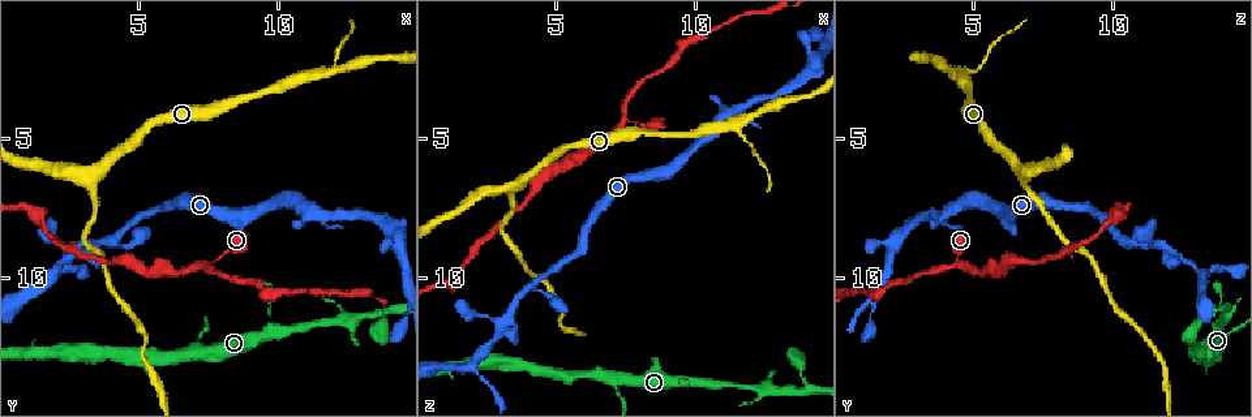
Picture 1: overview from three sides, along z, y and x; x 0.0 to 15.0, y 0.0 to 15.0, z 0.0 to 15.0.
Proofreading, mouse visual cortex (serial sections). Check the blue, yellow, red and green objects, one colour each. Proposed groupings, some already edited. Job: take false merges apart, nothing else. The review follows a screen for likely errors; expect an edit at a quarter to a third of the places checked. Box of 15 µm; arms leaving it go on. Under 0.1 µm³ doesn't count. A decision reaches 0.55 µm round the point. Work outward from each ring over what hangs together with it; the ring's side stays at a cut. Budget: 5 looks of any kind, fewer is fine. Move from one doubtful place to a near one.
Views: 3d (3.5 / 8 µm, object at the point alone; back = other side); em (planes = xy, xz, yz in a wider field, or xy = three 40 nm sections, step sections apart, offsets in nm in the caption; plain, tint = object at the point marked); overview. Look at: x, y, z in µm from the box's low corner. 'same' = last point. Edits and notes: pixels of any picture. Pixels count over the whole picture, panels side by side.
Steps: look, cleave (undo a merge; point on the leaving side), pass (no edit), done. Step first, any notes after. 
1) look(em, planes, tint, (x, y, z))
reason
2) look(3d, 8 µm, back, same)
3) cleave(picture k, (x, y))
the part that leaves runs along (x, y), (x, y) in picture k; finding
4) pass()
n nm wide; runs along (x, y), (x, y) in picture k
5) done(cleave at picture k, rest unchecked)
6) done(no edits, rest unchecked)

look(3d, 3.5 µm, (7.5, 9.6, 4.4))
three arms meet

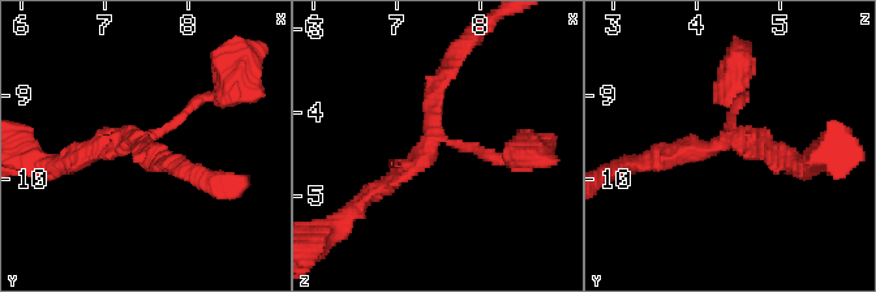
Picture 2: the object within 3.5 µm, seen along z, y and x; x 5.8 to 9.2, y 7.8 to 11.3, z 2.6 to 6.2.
look(em, xy, step 1, tint, (7.45, 9.50, 4.35))

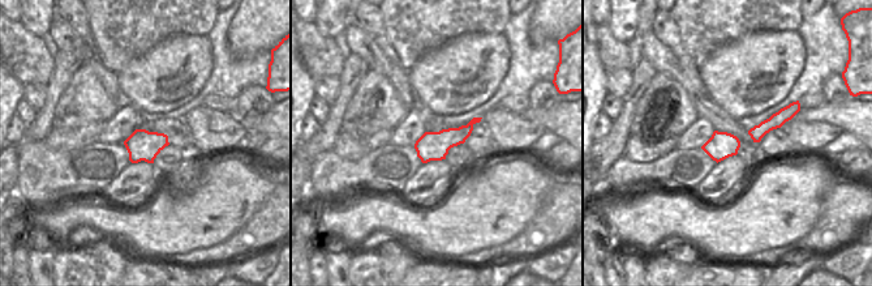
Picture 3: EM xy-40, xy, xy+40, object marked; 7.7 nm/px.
look(em, xy, step 3, tint, same)
cut it another way

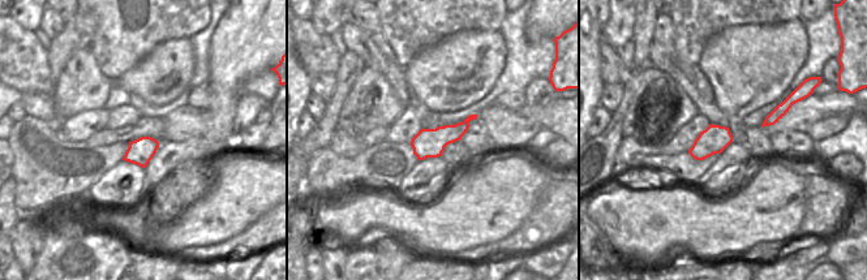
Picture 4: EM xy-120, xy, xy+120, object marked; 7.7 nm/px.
pass()
3 arms; arms of 150, 200, 200 nm; runs along (210, 95), (167, 128), (78, 159) in picture 2; continuous, no second cell

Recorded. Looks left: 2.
look(3d, 8 µm, back, (2.0, 9.7, 13.1))
sharp bend

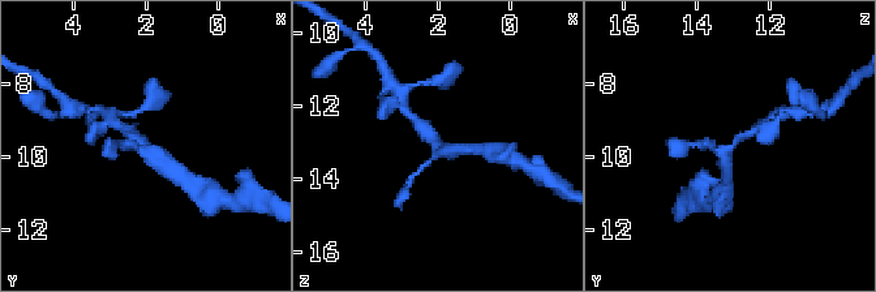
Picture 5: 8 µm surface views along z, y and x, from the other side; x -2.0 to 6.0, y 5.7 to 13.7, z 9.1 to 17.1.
look(em, xy, step 2, tint, (2.0, 9.8, 13.1))
3 arms; arms of 200, 250, 350 nm; need the tissue

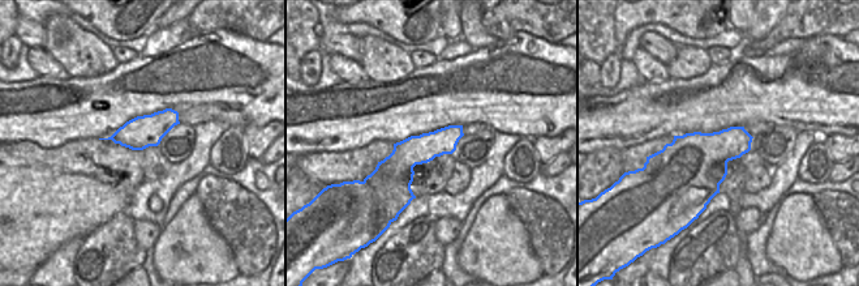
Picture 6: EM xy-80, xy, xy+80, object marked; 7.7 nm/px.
pass()
220 nm wide; runs along (459, 128), (413, 150), (377, 186) in picture 6; all the same cell

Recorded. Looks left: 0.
done(no edits, rest unchecked)

